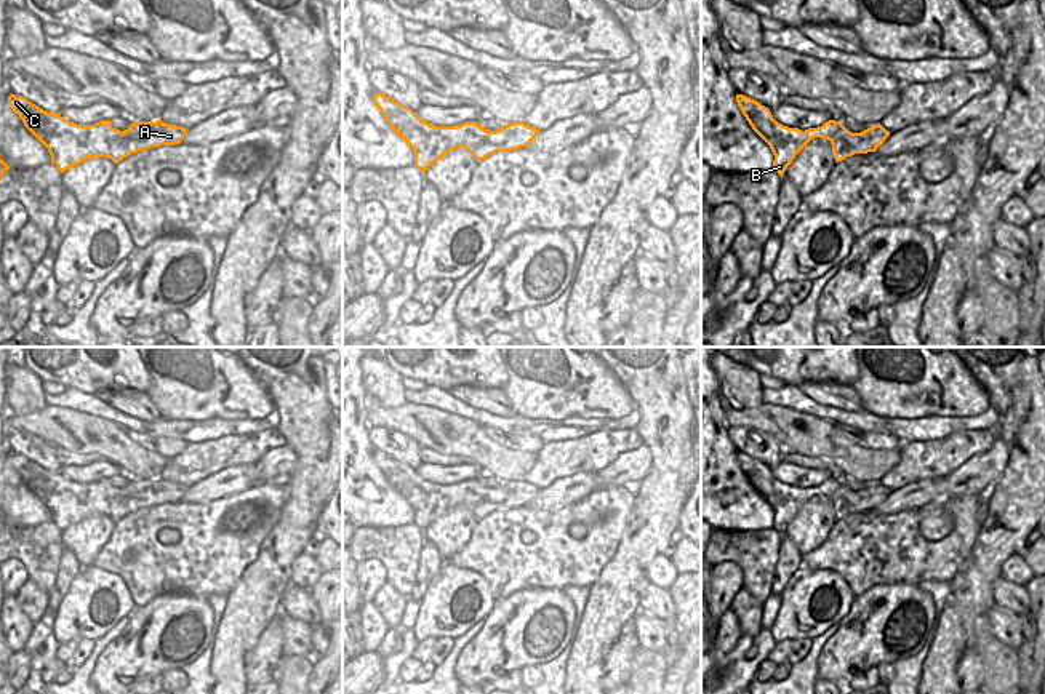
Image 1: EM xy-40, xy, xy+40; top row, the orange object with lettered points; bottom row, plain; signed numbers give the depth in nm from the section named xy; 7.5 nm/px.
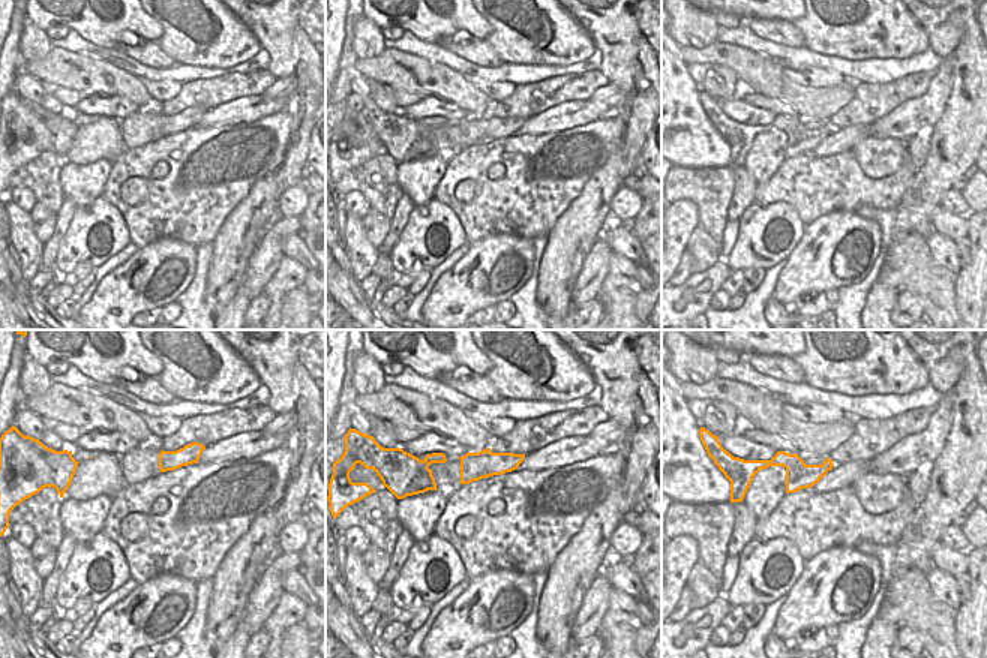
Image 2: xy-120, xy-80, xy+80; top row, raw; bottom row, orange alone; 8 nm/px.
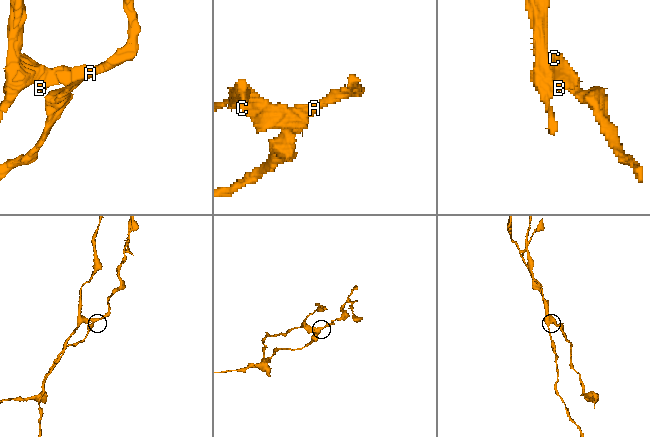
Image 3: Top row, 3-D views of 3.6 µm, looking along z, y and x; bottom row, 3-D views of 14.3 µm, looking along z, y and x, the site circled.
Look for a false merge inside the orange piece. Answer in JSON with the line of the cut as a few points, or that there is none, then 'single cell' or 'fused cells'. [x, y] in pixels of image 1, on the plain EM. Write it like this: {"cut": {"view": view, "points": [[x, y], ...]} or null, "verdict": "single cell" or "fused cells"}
{"cut": {"view": "xy-40", "points": [[114, 486], [122, 493], [111, 502], [108, 515]]}, "verdict": "fused cells"}

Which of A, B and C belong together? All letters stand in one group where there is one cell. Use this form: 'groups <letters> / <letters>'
groups A / B C

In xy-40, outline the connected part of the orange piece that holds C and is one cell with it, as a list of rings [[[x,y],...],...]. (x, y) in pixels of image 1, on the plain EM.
[[[10,453],[8,464],[19,473],[24,485],[48,507],[51,521],[61,531],[91,517],[109,517],[110,502],[123,496],[110,478],[94,483],[77,483],[59,472],[50,472],[22,454]]]

